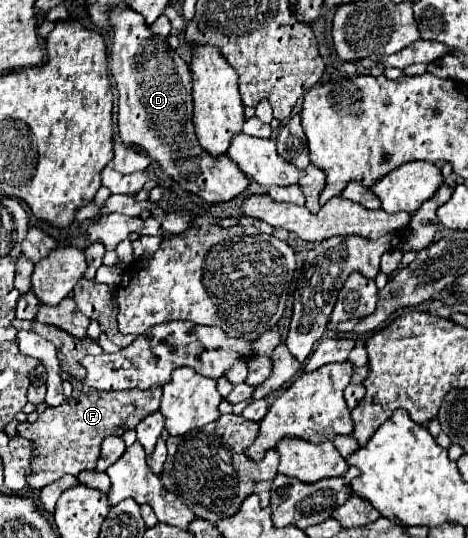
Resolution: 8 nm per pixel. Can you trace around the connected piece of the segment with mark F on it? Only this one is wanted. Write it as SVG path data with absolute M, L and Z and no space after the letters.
M152 385L146 391L138 391L138 389L136 391L134 389L132 391L90 391L88 395L86 393L74 395L58 407L48 407L44 413L40 413L36 423L28 423L28 421L20 423L18 435L28 439L34 445L34 453L36 453L34 461L30 465L30 477L26 477L28 485L32 489L42 489L66 473L76 477L82 471L94 471L98 457L100 457L100 447L102 447L104 437L110 437L110 435L120 437L130 427L136 429L136 425L138 425L138 421L142 421L142 417L148 417L150 413L158 411L158 405L160 405L160 385Z

